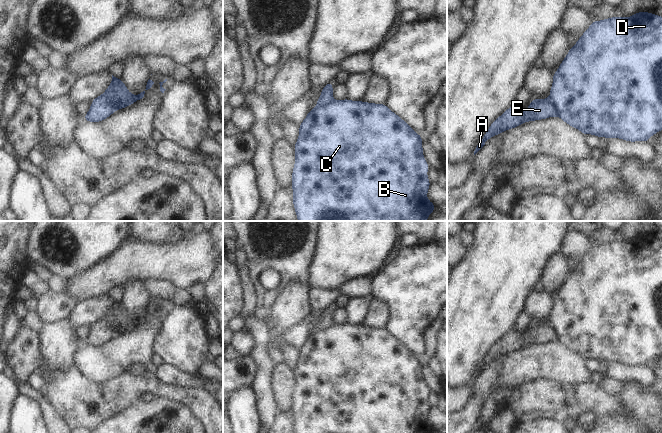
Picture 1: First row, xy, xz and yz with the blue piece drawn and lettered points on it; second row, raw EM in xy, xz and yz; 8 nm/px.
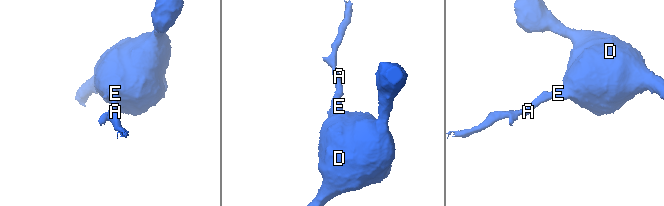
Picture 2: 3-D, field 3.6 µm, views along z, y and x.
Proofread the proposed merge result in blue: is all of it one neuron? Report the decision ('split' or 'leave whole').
split

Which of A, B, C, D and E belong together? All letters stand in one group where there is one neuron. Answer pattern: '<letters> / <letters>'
A E / B C D

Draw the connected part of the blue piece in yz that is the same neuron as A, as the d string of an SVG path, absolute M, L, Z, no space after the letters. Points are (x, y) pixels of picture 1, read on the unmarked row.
M550 322L533 323L526 335L516 330L510 330L489 350L489 353L486 355L483 362L477 369L474 375L474 379L491 361L503 357L505 354L516 352L524 348L526 345L531 346L536 344L543 344L554 340L558 340L558 338Z

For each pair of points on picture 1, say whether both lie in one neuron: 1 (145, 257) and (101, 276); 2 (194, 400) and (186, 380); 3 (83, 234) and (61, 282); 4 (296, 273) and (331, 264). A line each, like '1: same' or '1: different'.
1: same
2: different
3: different
4: different

